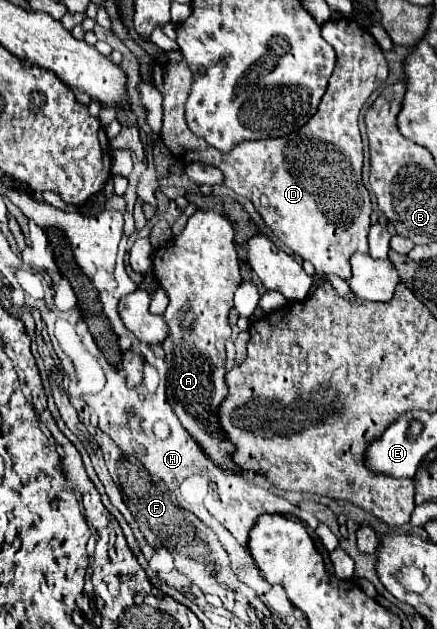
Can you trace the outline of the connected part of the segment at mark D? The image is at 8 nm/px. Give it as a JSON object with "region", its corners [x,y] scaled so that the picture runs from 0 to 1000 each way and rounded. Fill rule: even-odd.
{"region":[[[780,27],[767,33],[748,33],[739,40],[739,62],[757,68],[757,75],[767,78],[771,97],[725,180],[703,192],[698,202],[689,202],[684,208],[657,218],[611,221],[611,224],[556,224],[538,231],[524,243],[497,240],[474,224],[428,208],[419,189],[419,164],[428,157],[428,141],[437,141],[437,116],[410,81],[382,81],[350,94],[350,135],[373,151],[368,221],[378,234],[400,246],[400,253],[423,262],[465,259],[501,269],[515,281],[510,294],[538,304],[542,310],[579,320],[606,358],[638,377],[648,390],[657,390],[684,409],[712,415],[725,434],[767,434],[794,447],[803,440],[799,409],[808,402],[840,402],[840,370],[844,370],[844,342],[849,342],[844,307],[826,288],[831,231],[817,202],[817,186],[840,154],[863,138],[872,138],[876,129],[886,126],[886,97],[876,91],[872,75],[849,59],[849,52],[835,43],[826,43],[812,30]]]}

